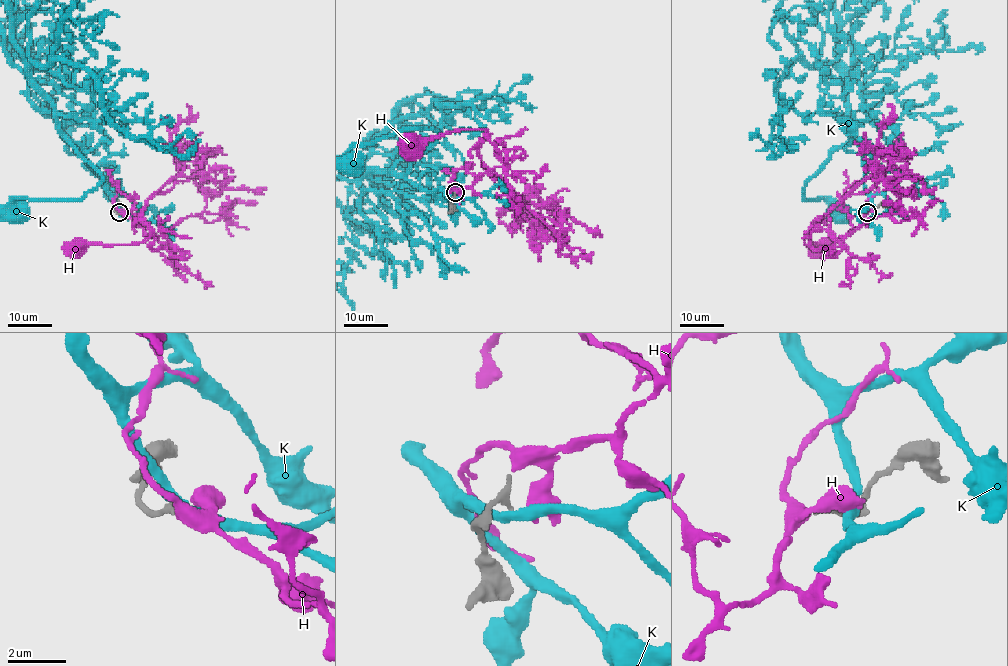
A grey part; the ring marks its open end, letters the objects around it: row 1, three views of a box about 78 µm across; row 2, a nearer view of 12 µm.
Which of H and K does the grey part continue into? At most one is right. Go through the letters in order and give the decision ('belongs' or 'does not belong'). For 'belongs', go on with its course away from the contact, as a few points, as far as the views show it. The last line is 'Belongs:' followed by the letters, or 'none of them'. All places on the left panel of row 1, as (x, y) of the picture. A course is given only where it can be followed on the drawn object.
H: belongs; it runs (120, 212), (168, 254), (152, 249), (142, 216), (183, 170), (189, 145), (176, 131), (187, 105)
K: does not belong
Belongs: H

